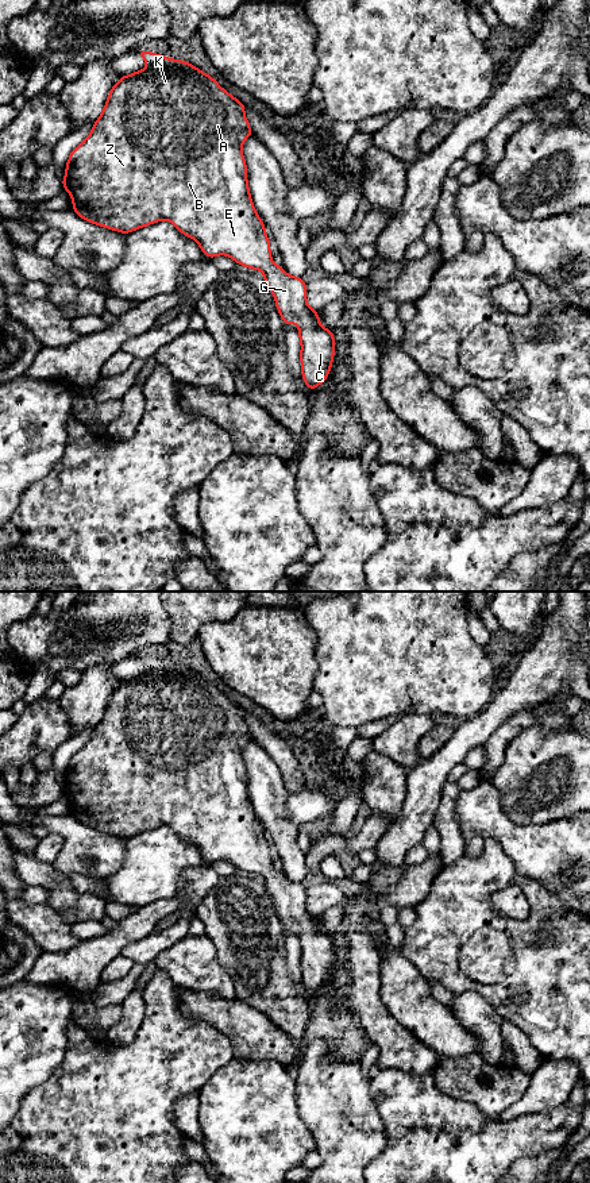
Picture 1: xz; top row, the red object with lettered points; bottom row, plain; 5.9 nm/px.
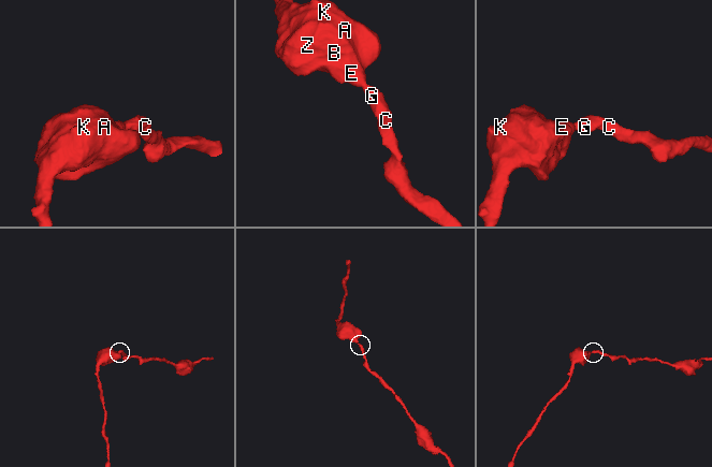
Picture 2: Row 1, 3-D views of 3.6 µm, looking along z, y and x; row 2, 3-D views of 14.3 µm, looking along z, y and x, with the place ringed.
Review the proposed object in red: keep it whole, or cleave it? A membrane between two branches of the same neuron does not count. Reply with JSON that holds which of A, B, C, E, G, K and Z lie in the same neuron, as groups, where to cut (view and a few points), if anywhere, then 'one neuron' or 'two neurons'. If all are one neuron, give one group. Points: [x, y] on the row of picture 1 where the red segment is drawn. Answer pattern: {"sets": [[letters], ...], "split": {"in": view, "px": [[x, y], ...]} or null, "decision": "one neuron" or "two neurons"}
{"sets": [["A", "B", "C", "E", "G", "K", "Z"]], "split": null, "decision": "one neuron"}

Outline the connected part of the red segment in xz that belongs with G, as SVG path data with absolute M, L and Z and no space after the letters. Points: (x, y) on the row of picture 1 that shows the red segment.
M139 50L136 54L149 66L120 77L111 88L104 111L93 123L90 134L70 153L65 165L62 188L72 197L73 211L92 224L126 235L153 223L169 220L182 235L196 240L209 259L224 254L248 269L261 269L284 324L298 325L302 381L308 389L316 389L331 371L335 338L332 330L320 324L317 311L308 307L306 284L302 278L286 274L282 266L271 262L270 240L250 196L247 165L242 151L244 140L254 135L244 116L246 105L224 90L215 78L186 61L147 50Z

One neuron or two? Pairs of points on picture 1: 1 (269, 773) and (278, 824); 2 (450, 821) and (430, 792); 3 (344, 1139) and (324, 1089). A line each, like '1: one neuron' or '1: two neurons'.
1: one neuron
2: two neurons
3: one neuron

